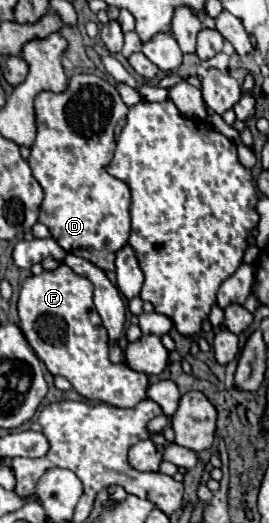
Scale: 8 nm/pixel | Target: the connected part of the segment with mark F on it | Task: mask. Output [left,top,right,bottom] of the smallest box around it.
[18,262,148,408]

